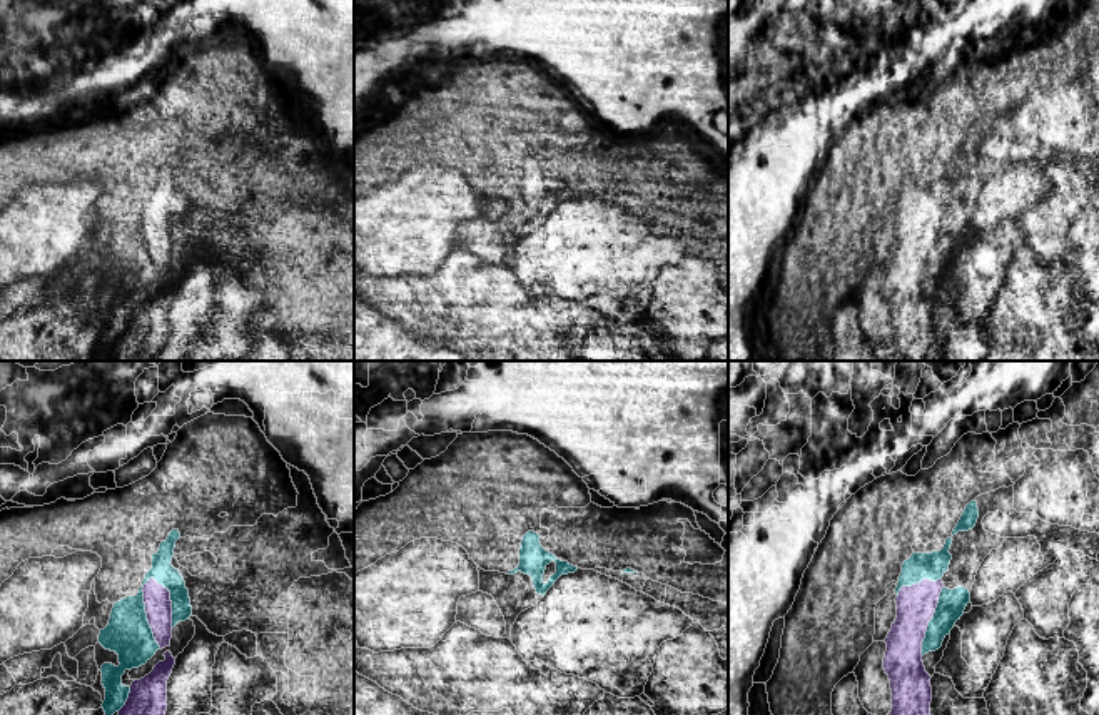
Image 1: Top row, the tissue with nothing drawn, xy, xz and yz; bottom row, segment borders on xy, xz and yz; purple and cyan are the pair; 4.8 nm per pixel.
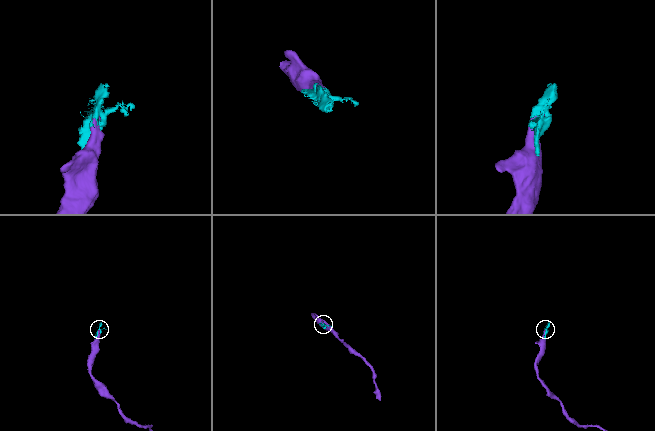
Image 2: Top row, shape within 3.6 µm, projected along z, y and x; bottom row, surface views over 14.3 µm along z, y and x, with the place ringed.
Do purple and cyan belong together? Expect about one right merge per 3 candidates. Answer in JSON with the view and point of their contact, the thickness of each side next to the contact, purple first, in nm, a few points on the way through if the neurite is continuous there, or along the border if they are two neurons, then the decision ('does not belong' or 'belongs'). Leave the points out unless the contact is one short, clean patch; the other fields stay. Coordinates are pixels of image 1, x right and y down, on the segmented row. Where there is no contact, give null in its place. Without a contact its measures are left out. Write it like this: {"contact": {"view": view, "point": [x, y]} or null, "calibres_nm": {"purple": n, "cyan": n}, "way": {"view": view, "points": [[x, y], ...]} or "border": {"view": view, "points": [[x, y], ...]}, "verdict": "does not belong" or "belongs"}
{"contact": {"view": "xy", "point": [146, 612]}, "calibres_nm": {"purple": 130, "cyan": 220}, "verdict": "belongs"}

